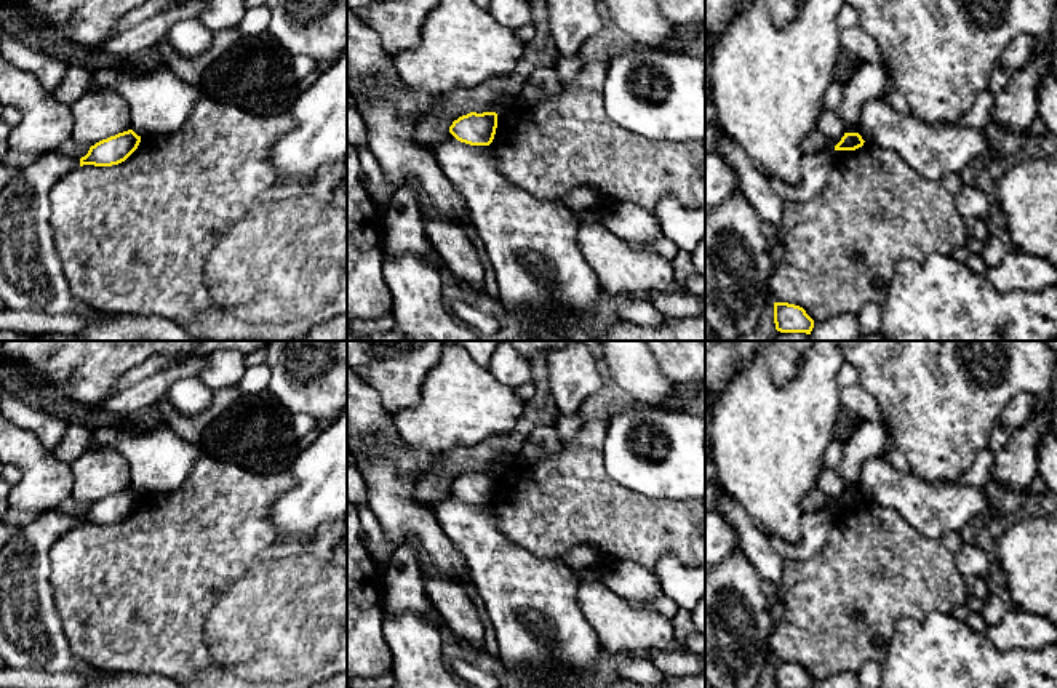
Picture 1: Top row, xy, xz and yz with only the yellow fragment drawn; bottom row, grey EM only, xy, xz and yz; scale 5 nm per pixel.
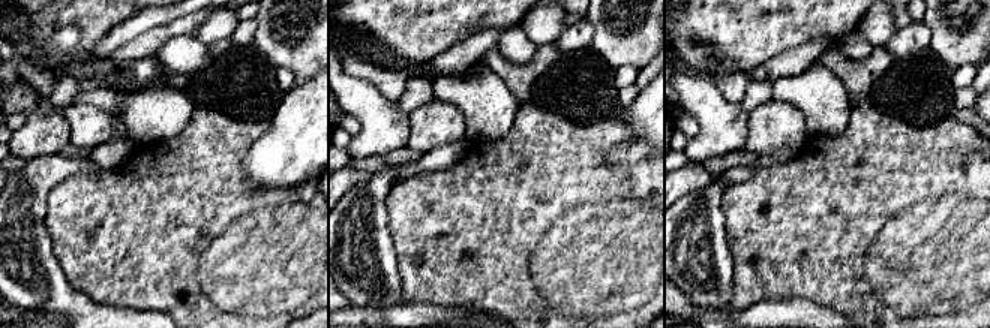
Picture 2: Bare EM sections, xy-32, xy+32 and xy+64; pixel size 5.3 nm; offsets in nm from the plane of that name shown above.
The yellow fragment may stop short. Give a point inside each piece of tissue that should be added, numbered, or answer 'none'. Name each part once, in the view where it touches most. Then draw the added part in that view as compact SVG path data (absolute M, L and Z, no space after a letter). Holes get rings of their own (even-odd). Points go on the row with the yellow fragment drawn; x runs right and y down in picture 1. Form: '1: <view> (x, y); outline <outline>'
none

